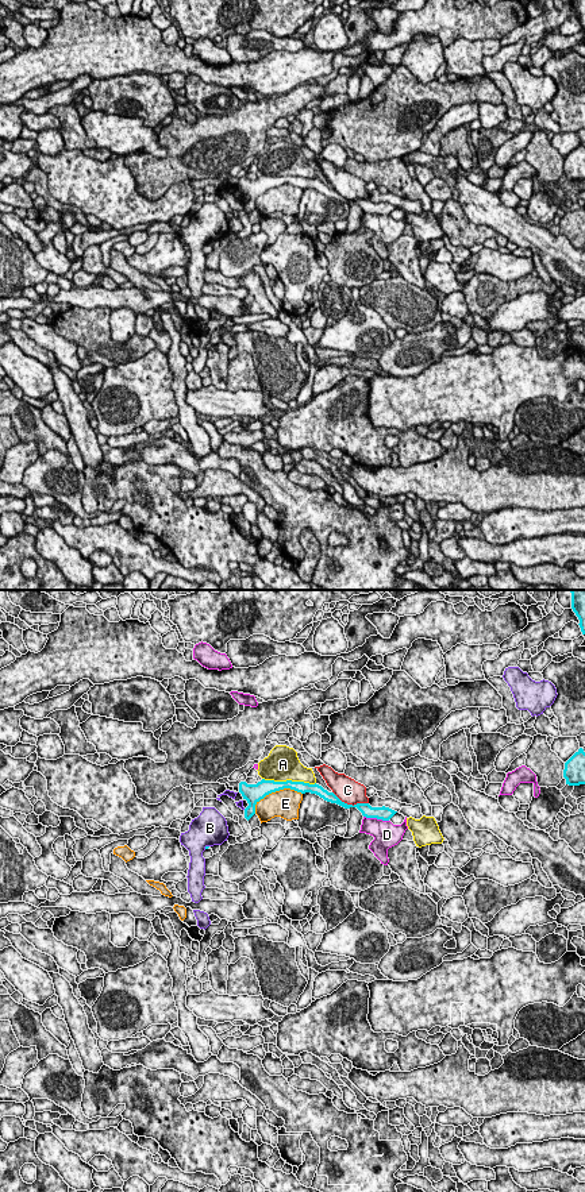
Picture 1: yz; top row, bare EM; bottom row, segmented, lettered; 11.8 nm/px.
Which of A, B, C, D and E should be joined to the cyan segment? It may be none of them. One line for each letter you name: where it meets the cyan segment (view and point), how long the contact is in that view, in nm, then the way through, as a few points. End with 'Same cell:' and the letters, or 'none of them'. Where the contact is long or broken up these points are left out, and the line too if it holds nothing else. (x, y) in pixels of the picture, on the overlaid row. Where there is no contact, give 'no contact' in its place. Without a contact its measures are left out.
Same cell: none of them

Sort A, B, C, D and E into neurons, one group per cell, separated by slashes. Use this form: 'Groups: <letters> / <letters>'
Groups: A / B / C / D / E

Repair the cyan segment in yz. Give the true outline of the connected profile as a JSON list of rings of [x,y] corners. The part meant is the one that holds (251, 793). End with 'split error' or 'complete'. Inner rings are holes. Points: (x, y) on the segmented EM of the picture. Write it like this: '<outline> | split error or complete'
[[[262,779],[257,784],[247,784],[246,782],[239,783],[239,792],[242,794],[243,799],[247,801],[249,806],[245,809],[245,818],[249,821],[255,814],[255,805],[263,799],[266,795],[284,790],[290,788],[297,792],[305,794],[316,794],[327,802],[336,803],[345,809],[357,807],[363,817],[366,818],[377,818],[382,821],[389,821],[397,811],[389,807],[372,807],[369,803],[357,803],[357,805],[347,805],[342,802],[334,792],[328,792],[319,784],[309,784],[304,782],[274,782],[274,780],[265,780]]] | complete

